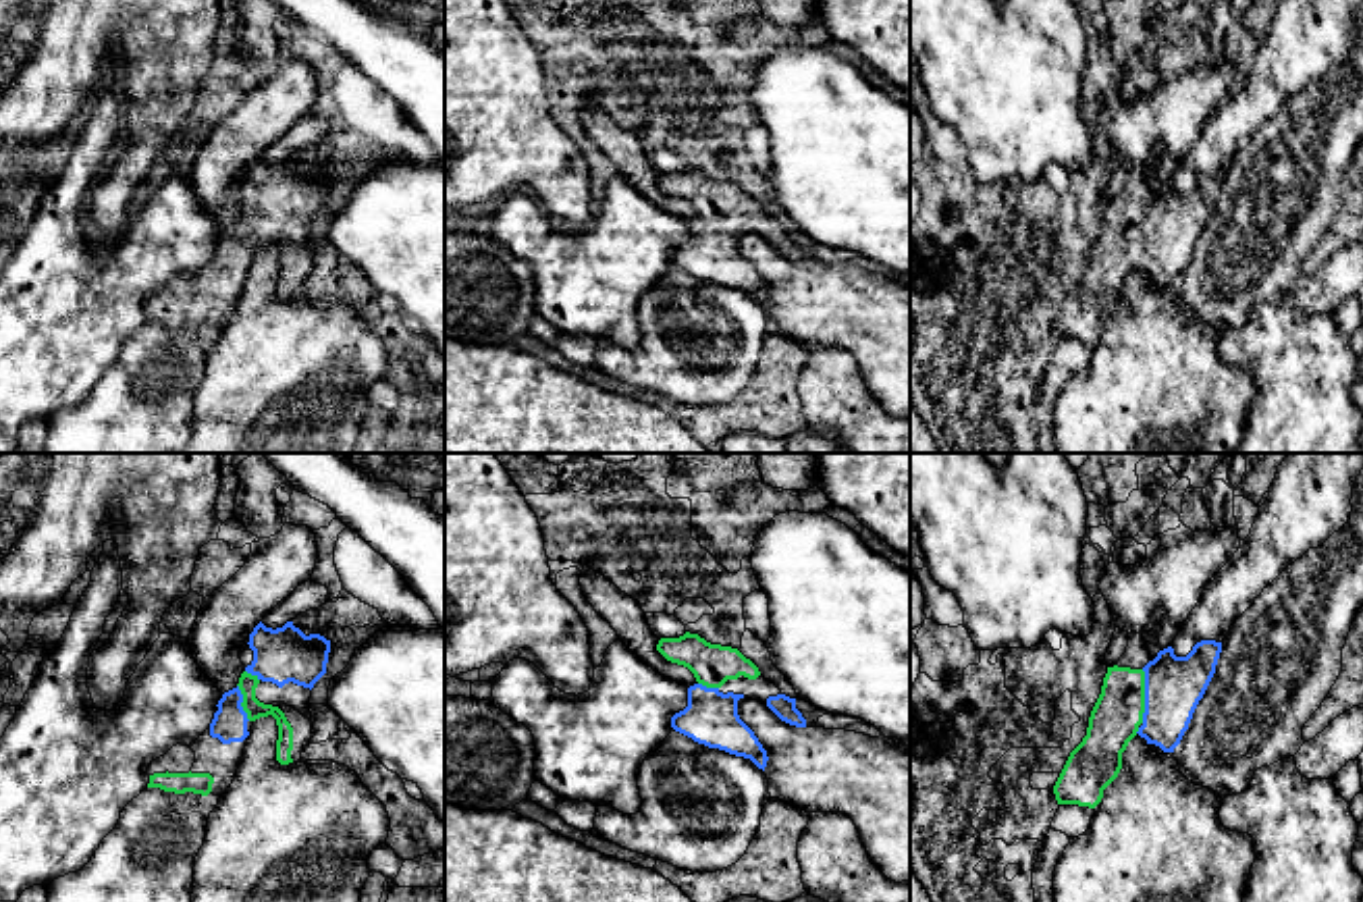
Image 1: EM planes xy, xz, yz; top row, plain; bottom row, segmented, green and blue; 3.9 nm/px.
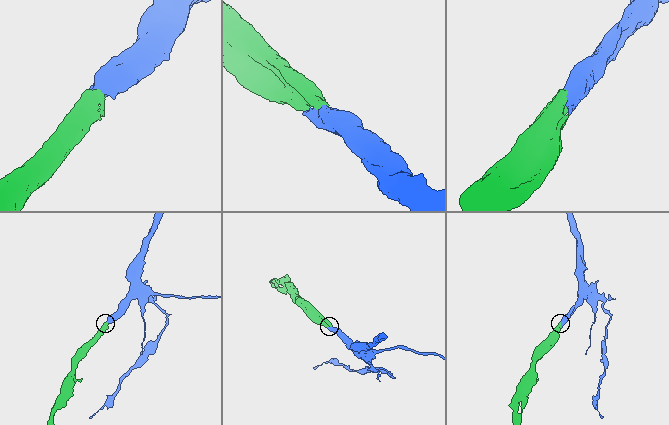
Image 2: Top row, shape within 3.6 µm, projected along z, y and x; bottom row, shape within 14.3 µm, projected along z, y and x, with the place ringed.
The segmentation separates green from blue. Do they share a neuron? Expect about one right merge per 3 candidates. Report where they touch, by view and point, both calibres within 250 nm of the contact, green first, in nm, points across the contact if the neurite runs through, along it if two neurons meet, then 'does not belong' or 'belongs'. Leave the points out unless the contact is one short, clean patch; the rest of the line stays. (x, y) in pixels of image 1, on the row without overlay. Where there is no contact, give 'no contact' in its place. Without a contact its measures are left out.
contact yz (1143, 231); calibres 190 and 220 nm; way yz (1116, 250), (1143, 231), (1160, 231), (1174, 219); belongs

